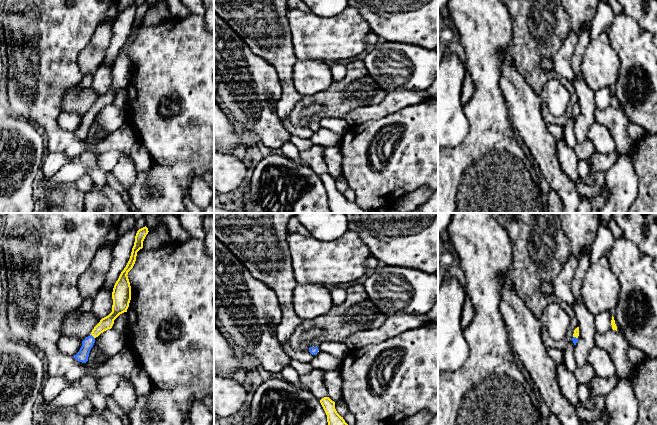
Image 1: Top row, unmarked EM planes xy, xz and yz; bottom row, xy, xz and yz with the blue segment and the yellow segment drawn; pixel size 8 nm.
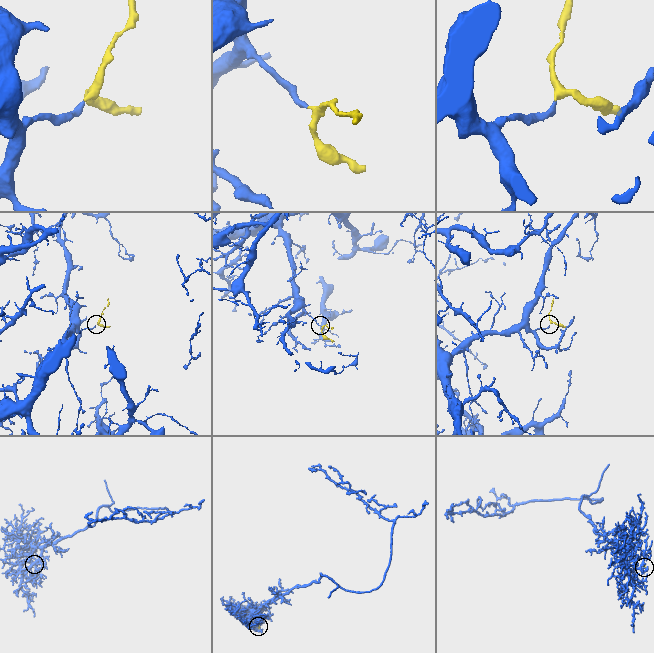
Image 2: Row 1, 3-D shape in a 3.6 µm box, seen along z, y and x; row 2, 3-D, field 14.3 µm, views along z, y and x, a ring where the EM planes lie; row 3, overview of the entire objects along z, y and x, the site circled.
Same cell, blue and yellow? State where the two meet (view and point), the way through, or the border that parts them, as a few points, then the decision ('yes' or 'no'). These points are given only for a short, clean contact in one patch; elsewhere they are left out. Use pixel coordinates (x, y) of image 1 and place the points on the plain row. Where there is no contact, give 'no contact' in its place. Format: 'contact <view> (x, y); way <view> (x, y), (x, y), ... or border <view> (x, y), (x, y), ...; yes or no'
contact xy (92, 112); way xy (82, 132), (92, 112), (107, 98); yes

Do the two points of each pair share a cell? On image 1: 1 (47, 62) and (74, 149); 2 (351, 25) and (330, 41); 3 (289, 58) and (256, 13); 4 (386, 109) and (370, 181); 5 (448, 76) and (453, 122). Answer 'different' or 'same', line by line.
1: same
2: same
3: same
4: different
5: same

